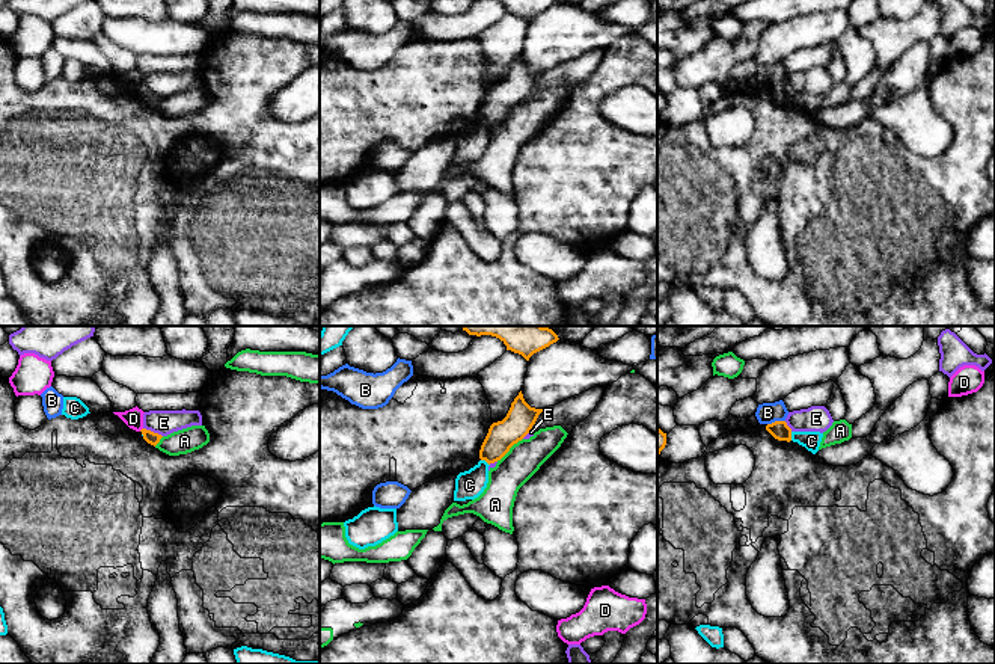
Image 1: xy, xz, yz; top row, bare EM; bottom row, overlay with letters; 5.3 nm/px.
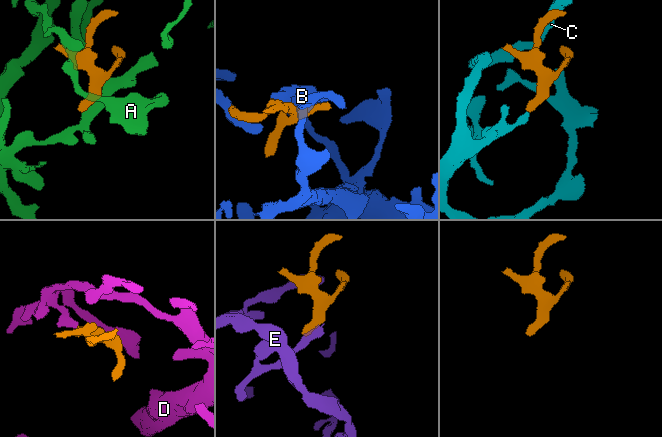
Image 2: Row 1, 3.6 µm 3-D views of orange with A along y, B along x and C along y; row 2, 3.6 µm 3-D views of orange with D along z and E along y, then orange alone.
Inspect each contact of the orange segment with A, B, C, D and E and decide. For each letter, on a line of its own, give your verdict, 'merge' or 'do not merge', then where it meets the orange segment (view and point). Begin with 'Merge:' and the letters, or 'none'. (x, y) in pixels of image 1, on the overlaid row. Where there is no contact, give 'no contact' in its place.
Merge: none
A: do not merge | xz (508, 450)
B: do not merge | yz (775, 421)
C: do not merge | xz (486, 461)
D: do not merge | no contact
E: do not merge | xy (153, 432)

